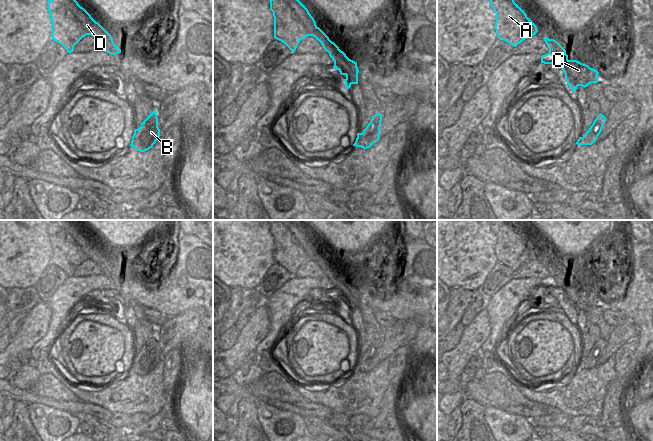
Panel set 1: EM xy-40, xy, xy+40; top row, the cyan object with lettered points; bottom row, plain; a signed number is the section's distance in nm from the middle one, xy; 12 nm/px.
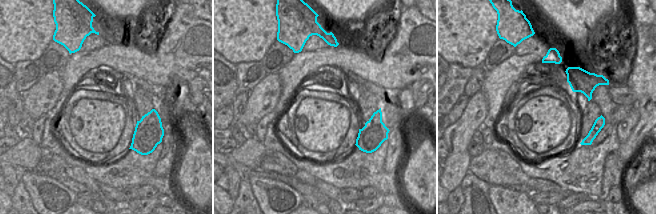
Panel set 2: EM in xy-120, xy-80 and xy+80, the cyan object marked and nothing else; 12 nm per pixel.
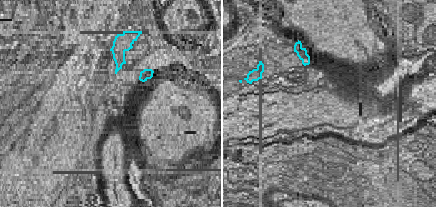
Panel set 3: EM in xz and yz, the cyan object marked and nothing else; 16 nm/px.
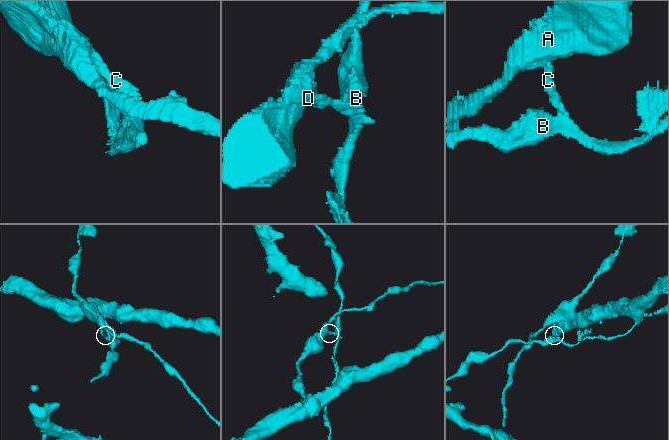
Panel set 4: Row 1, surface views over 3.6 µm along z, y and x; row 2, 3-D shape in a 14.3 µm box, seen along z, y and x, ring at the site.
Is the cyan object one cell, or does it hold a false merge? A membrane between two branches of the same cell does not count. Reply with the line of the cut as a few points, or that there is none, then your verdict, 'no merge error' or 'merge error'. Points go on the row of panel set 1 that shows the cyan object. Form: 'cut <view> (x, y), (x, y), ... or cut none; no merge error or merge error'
cut xy+40 (562, 47), (556, 51), (549, 51); merge error

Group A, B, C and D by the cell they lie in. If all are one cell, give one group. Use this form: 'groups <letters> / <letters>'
groups A D / B C

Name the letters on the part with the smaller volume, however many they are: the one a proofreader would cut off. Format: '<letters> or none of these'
B, C

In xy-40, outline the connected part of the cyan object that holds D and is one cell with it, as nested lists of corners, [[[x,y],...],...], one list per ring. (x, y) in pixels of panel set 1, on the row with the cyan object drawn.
[[[48,0],[48,11],[52,21],[52,40],[61,44],[68,53],[73,52],[74,46],[86,35],[93,36],[101,44],[103,51],[111,55],[121,53],[111,35],[76,0]]]

